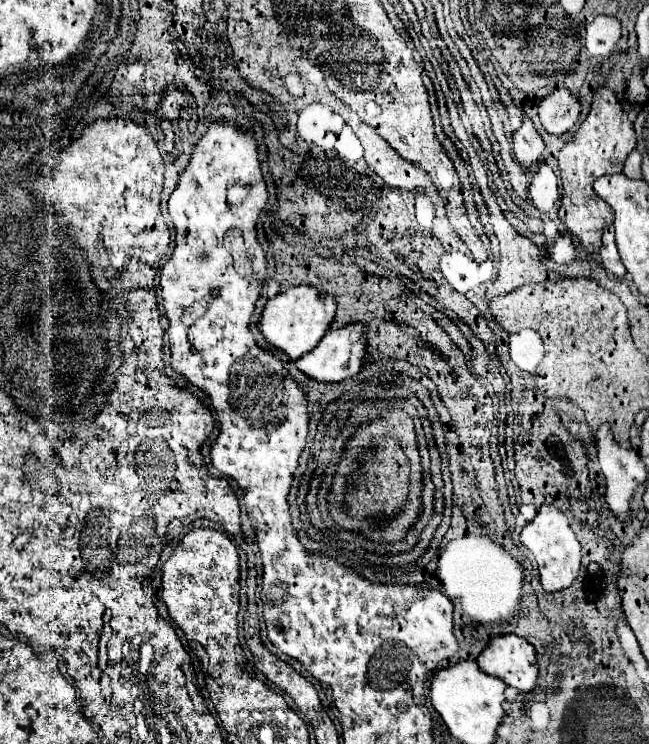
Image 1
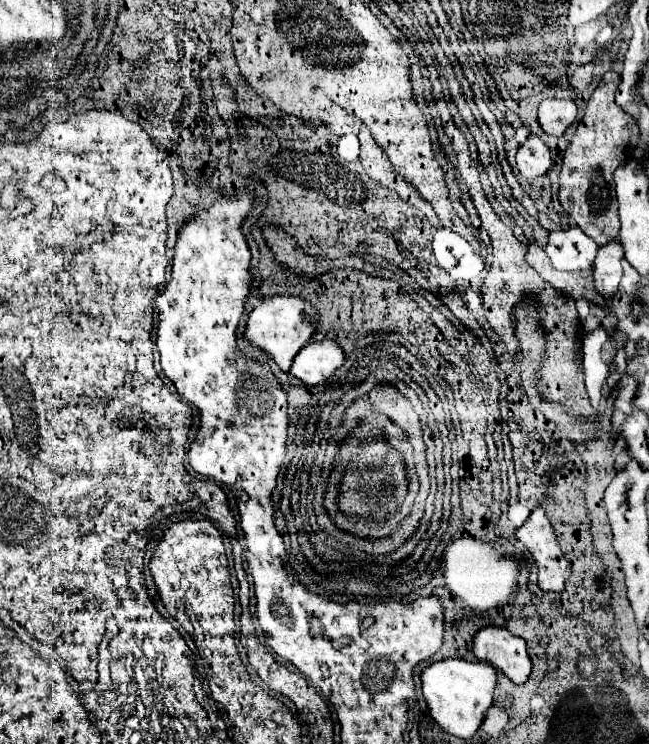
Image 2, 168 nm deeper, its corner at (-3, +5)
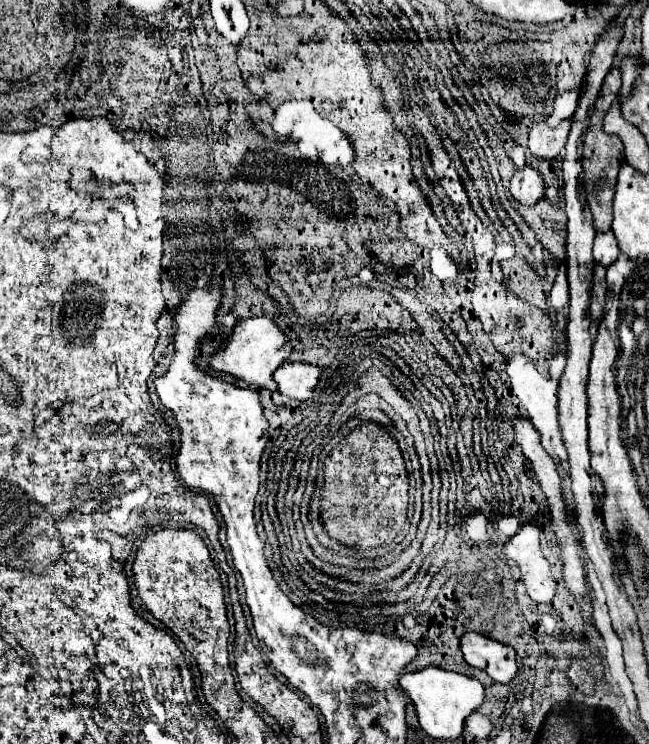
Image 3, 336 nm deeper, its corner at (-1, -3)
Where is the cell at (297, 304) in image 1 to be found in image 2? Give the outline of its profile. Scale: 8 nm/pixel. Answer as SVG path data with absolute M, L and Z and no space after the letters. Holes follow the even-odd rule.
M293 295L265 297L263 303L259 307L255 307L247 319L245 337L249 341L253 341L257 347L265 349L283 371L291 369L295 355L313 339L313 335L317 331L317 323L311 321L311 317L303 311L301 303L303 303L301 297L293 297Z

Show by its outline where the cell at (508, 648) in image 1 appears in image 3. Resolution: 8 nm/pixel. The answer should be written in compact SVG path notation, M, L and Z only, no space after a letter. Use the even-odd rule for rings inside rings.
M465 633L461 637L461 651L471 667L483 669L499 683L509 683L517 675L515 651L481 633Z

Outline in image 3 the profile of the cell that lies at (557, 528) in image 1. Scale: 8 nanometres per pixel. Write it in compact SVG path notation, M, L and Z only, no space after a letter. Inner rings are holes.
M525 523L515 537L505 543L505 557L515 561L521 571L521 581L527 587L527 595L535 603L549 603L555 595L557 583L551 577L551 565L539 547L539 527Z

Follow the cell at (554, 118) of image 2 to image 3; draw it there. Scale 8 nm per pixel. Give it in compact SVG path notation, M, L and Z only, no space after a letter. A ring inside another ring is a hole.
M563 121L555 129L547 127L545 123L535 123L529 133L529 153L537 159L551 161L563 151L567 135L569 135L569 121Z

